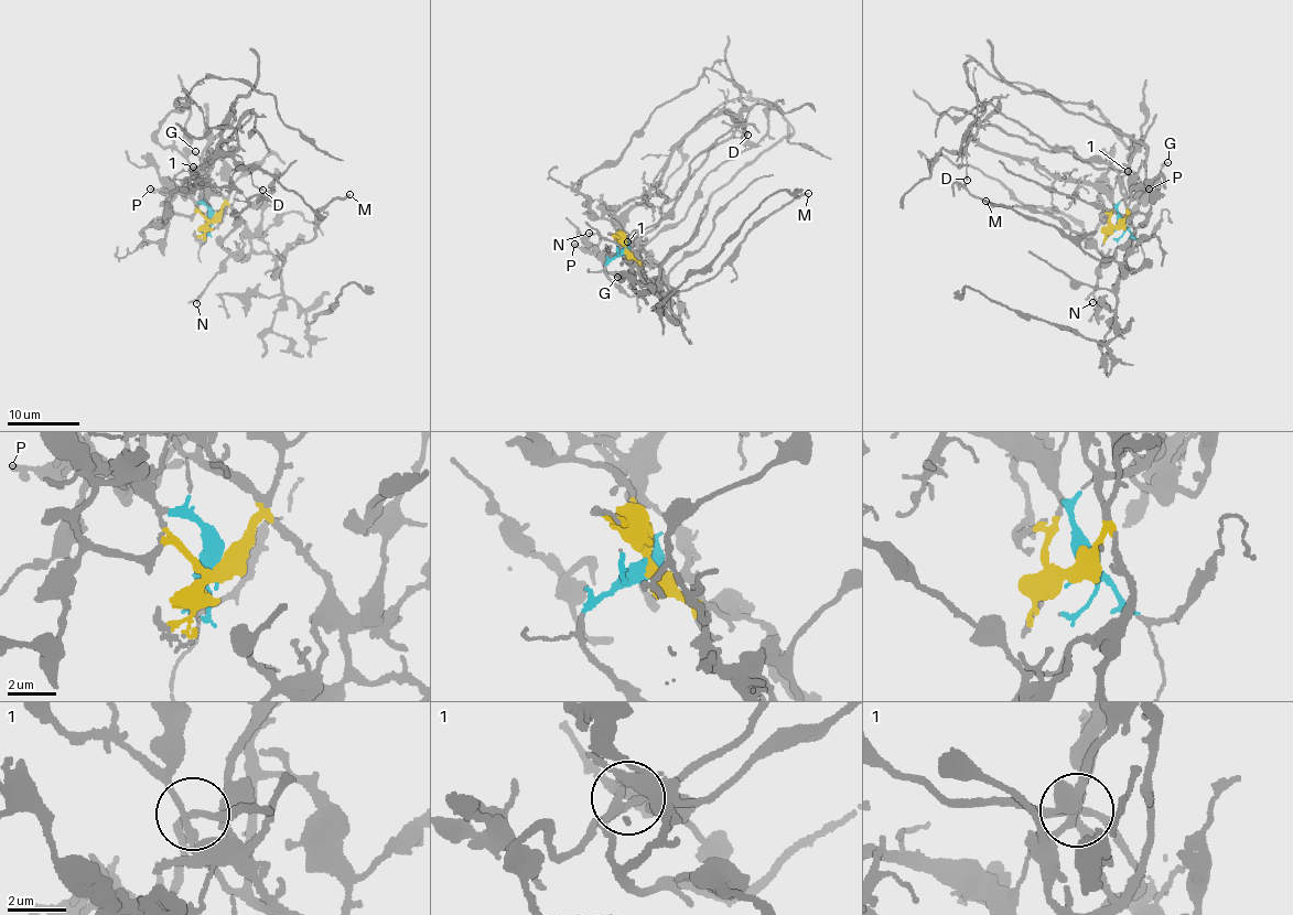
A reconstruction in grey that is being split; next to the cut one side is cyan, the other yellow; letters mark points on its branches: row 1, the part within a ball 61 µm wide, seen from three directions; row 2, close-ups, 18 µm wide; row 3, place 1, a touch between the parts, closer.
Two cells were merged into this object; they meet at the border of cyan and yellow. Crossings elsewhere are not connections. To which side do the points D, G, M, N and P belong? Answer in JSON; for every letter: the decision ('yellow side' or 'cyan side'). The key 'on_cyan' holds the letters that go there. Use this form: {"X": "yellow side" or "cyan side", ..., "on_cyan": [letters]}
{"D": "cyan side", "G": "cyan side", "M": "yellow side", "N": "yellow side", "P": "cyan side", "on_cyan": ["D", "G", "P"]}

